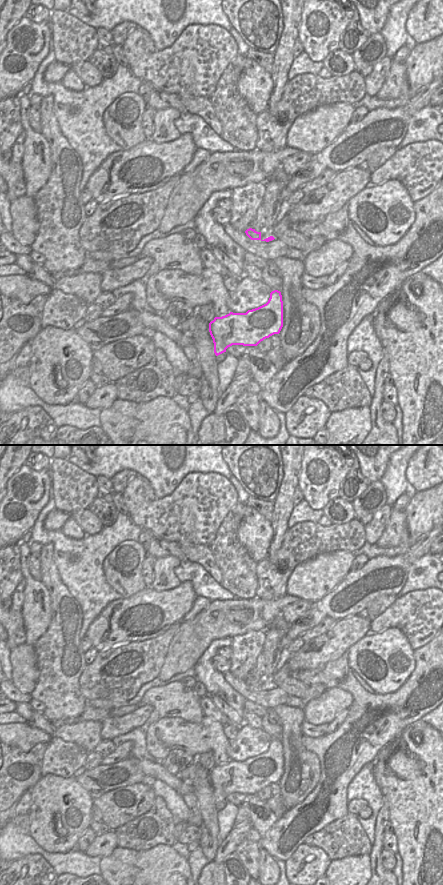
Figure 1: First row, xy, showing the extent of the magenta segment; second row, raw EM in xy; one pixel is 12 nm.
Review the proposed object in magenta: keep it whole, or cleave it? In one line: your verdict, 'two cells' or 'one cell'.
one cell

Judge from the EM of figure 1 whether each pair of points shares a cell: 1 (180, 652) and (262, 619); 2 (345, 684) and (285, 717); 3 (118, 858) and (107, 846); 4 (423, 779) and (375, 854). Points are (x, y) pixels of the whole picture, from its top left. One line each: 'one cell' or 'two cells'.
1: one cell
2: two cells
3: two cells
4: two cells

